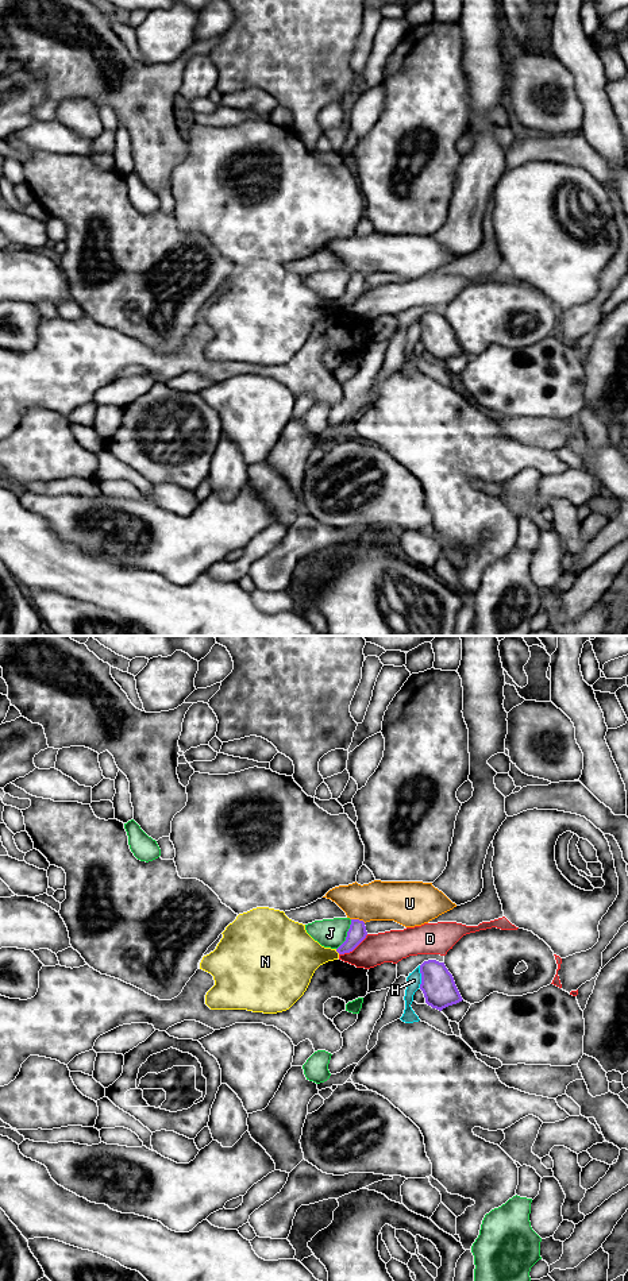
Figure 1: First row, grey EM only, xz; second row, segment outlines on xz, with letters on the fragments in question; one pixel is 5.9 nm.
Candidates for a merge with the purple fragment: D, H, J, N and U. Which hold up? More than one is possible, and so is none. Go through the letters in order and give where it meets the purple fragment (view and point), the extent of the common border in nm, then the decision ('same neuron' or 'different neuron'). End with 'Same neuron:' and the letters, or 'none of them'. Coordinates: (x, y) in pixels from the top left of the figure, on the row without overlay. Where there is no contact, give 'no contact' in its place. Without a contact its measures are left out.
D: meets purple in xz at (353, 301); contact 220 nm long; different neuron
H: meets purple in xz at (422, 328); contact 140 nm long; different neuron
J: meets purple in xz at (347, 286); contact 200 nm long; different neuron
N: meets purple in xz at (338, 304); contact 40 nm long; different neuron
U: meets purple in xz at (358, 271); contact 90 nm long; different neuron
Same neuron: none of them

